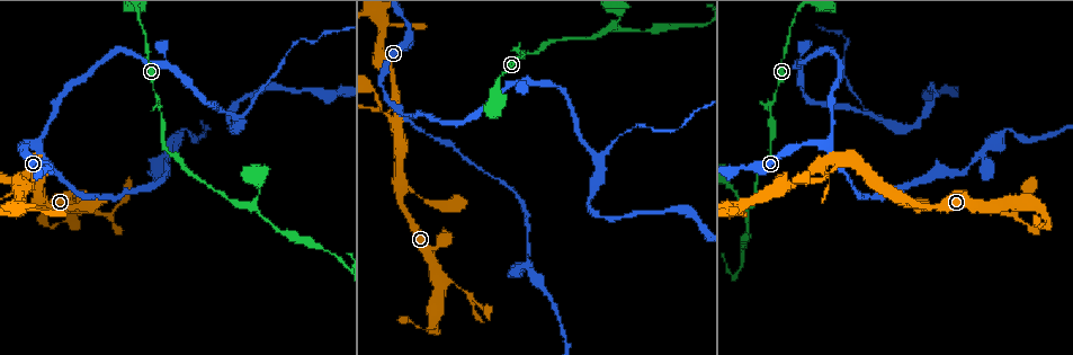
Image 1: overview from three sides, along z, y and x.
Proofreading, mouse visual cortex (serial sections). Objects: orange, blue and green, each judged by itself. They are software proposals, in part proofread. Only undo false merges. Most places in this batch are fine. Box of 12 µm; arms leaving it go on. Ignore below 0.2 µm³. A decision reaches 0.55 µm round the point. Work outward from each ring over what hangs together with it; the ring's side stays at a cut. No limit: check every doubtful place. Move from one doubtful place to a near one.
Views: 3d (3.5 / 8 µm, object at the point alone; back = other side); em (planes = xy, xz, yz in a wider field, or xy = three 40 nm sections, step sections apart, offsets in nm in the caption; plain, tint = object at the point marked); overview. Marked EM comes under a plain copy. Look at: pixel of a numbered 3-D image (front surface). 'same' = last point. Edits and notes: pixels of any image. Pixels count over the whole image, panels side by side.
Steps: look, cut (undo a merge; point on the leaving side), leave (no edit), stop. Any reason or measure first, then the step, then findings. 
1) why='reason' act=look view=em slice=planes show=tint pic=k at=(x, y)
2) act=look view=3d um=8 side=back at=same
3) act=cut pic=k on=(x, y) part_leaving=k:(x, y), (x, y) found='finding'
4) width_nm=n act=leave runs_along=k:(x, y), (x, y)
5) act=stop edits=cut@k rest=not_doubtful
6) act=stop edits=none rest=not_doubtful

why='sudden change in width' act=look view=3d um=3.5 pic=1 at=(160, 111)

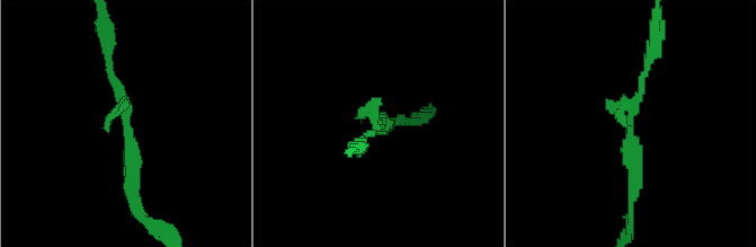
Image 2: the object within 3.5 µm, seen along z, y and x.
arm_widths_nm=100,250 why='shape alone is not enough' act=look view=em slice=xy step=1 show=tint pic=2 at=(631, 119)

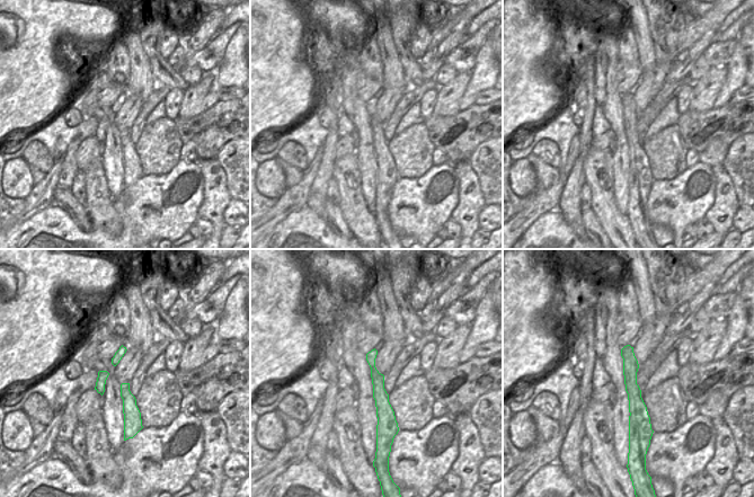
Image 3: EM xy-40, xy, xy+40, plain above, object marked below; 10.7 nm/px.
act=leave found='continuous, no second cell'

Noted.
why='four arms meet' act=look view=3d um=3.5 pic=1 at=(840, 158)

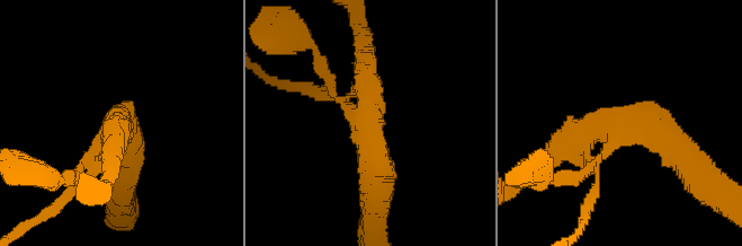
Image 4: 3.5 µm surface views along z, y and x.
why='shape alone is not enough' act=look view=em slice=planes show=tint pic=4 at=(368, 118)

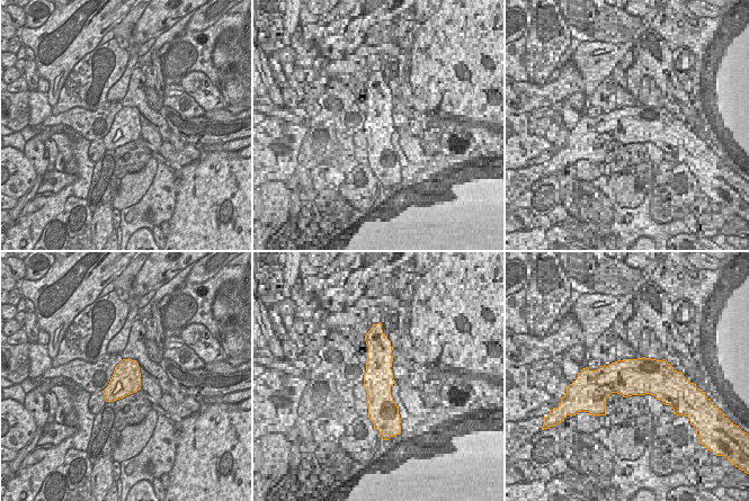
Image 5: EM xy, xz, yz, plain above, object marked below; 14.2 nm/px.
act=leave runs_along=4:(377, 184), (363, 51) found='all the same cell'

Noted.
why='sharp bend' act=look view=3d um=3.5 pic=1 at=(38, 143)

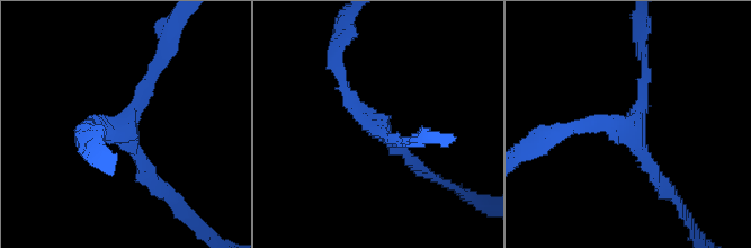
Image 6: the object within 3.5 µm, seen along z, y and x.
arms=3 arm_widths_nm=150,200,200 act=look view=em slice=planes show=tint pic=6 at=(628, 129)

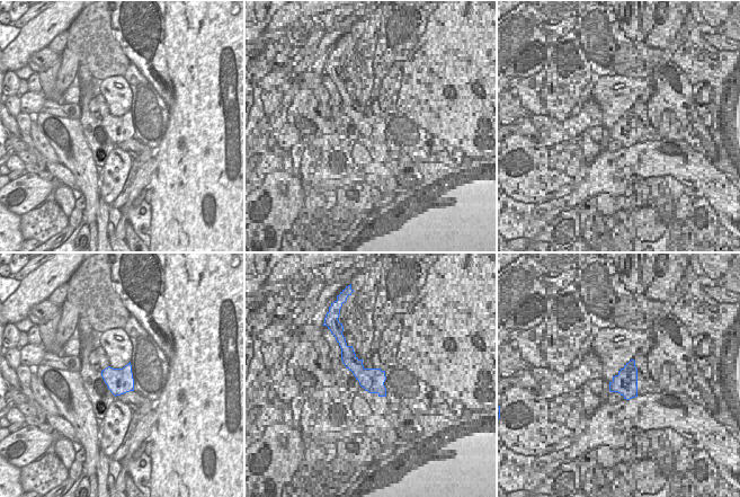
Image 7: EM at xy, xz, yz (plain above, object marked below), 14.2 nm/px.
width_nm=380 act=leave runs_along=6:(337, 68), (355, 106), (410, 140) found='all the same cell'

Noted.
why='thick turns thin' act=look view=3d um=3.5 pic=1 at=(233, 119)

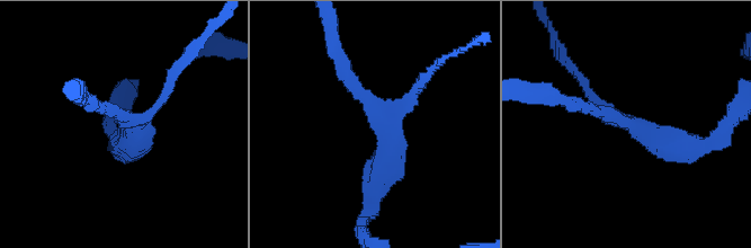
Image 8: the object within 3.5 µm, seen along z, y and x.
arms=3 arm_widths_nm=100,200,400 act=look view=em slice=planes show=tint pic=8 at=(377, 118)

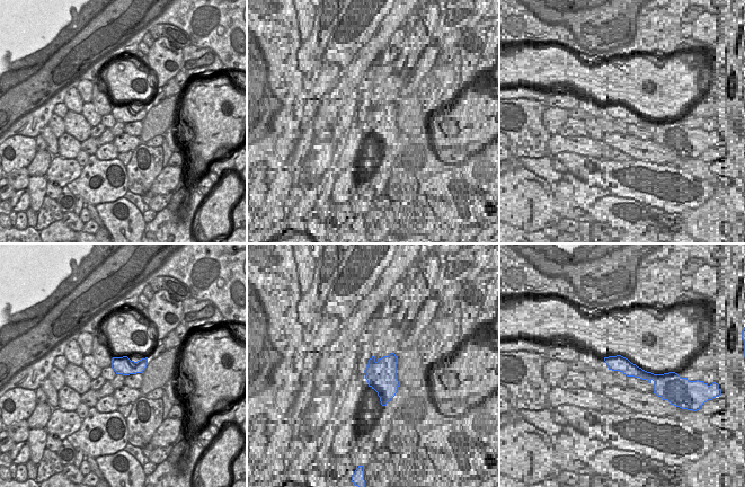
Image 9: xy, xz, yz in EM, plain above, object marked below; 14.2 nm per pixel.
act=leave runs_along=8:(563, 99), (678, 144) found='all the same cell'

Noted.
act=stop edits=none rest=not_doubtful

